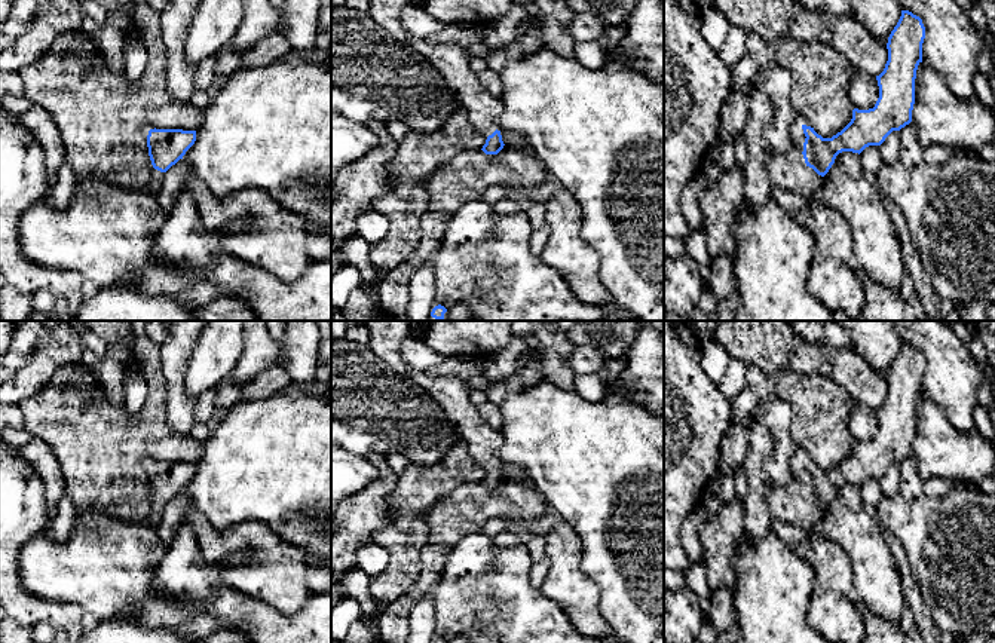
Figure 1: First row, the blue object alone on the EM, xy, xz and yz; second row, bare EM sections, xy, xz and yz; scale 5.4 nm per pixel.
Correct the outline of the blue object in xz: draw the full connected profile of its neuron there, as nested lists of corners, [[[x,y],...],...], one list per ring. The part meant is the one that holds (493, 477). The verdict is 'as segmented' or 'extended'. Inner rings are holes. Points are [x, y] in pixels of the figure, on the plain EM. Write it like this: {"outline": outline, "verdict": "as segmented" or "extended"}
{"outline": [[[408,368],[408,376],[444,410],[477,463],[487,472],[483,478],[486,487],[498,487],[503,481],[500,463],[493,453],[503,443],[500,431],[493,429],[478,413],[469,398],[471,386],[457,377],[431,377],[425,371]]], "verdict": "extended"}

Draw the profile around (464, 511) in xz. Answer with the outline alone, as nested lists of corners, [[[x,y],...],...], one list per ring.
[[[505,477],[498,487],[486,487],[481,481],[459,484],[428,511],[429,542],[454,545],[478,533],[490,518],[515,523],[539,520],[548,503],[538,490],[521,484],[524,477]]]

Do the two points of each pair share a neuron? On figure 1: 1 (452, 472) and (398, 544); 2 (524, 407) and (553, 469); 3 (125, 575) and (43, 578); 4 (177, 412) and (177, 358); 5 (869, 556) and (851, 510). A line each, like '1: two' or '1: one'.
1: one
2: one
3: one
4: one
5: one

